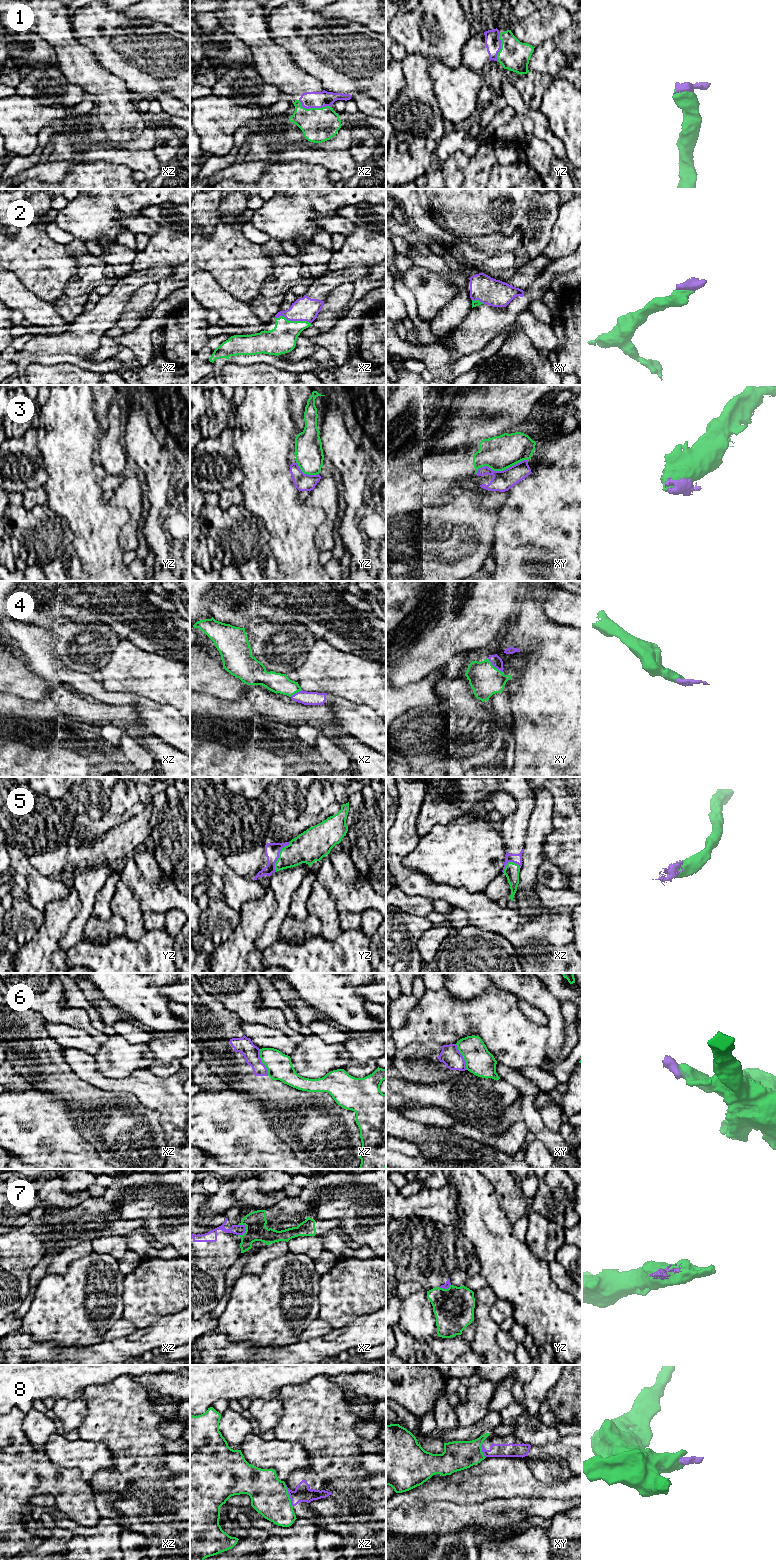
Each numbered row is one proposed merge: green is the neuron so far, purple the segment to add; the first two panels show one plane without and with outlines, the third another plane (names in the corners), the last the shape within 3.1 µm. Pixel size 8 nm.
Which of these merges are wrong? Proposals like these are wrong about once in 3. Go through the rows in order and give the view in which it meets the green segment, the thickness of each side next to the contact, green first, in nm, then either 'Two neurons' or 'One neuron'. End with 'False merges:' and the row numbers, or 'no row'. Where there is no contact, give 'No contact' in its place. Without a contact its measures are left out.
1: Touches green in xz. Thickness 280 nm (green) against 130 nm. One neuron
2: Touches green in xz. Thickness 220 nm (green) against 190 nm. One neuron
3: Touches green in xy. Thickness 280 nm (green) against 170 nm. Two neurons
4: Touches green in xy. Thickness 260 nm (green) against 90 nm. One neuron
5: Touches green in yz. Thickness 260 nm (green) against 120 nm. One neuron
6: Touches green in xz. Thickness 200 nm (green) against 140 nm. Two neurons
7: Touches green in xz. Thickness 170 nm (green) against 80 nm. Two neurons
8: Touches green in xz. Thickness 300 nm (green) against 140 nm. Two neurons
False merges: 3, 6, 7, 8

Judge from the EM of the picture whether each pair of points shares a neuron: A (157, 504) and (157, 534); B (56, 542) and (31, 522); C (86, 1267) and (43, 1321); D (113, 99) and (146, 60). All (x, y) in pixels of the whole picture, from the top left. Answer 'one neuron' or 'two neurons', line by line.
A: one neuron
B: one neuron
C: one neuron
D: two neurons

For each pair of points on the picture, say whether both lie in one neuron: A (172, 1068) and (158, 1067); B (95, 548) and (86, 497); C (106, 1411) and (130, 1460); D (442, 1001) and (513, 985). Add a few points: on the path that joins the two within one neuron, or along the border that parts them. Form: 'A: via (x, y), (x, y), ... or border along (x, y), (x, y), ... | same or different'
A: via (169, 1068), (161, 1068) | same
B: via (95, 535), (95, 524), (87, 515), (86, 510) | same
C: via (118, 1423), (122, 1427), (122, 1448) | same
D: border along (492, 985), (511, 991), (516, 996) | different

